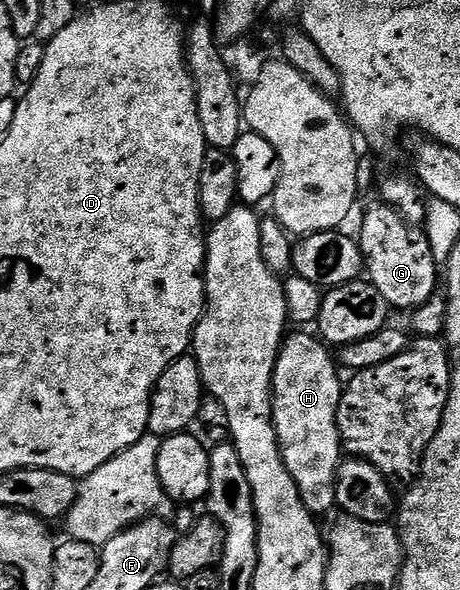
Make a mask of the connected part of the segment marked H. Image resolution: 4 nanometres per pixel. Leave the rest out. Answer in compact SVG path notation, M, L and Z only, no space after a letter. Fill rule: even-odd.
M289 334L280 346L272 378L272 424L282 461L286 461L290 477L294 477L294 485L298 485L306 509L323 517L336 507L336 475L342 462L342 440L338 429L342 379L340 383L340 375L336 372L338 363L331 355L333 352L315 334L312 335Z

